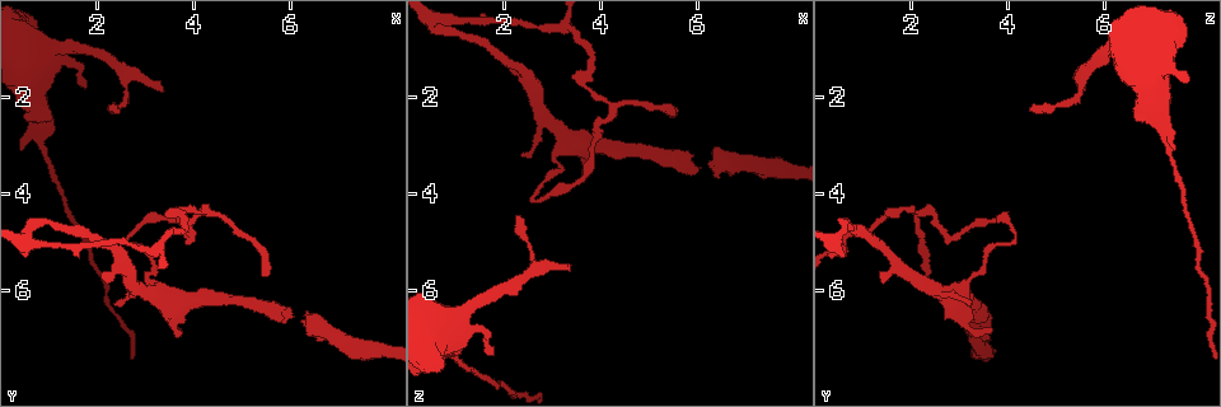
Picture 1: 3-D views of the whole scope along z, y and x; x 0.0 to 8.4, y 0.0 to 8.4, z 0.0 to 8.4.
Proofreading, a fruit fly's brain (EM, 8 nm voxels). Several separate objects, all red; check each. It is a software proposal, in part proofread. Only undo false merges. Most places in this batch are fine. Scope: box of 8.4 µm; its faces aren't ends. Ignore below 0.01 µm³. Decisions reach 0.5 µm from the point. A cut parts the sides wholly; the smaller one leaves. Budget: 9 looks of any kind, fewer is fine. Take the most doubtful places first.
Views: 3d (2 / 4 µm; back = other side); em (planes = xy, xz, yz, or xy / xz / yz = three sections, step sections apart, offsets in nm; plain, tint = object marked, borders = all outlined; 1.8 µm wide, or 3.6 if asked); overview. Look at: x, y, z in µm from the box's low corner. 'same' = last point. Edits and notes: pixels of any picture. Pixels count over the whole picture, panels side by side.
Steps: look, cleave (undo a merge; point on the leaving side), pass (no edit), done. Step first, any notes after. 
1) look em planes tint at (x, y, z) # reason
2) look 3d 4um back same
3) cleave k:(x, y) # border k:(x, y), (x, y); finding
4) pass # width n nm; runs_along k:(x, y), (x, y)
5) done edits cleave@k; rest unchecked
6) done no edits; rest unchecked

look 3d 4um at (1.00, 1.20, 6.85) # sudden change in width

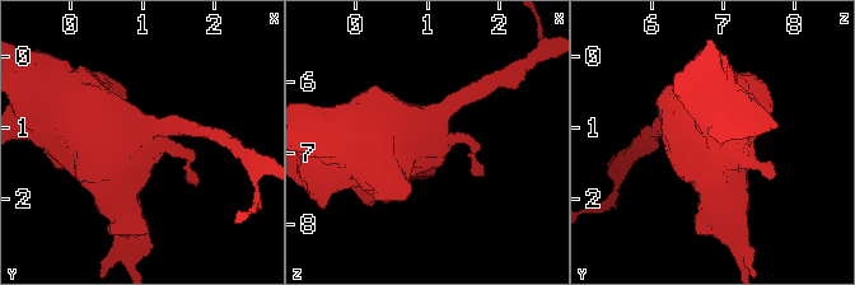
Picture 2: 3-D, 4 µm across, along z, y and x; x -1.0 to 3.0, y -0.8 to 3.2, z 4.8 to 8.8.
look em 3.6um planes tint at (0.95, 1.25, 6.85) # now the EM

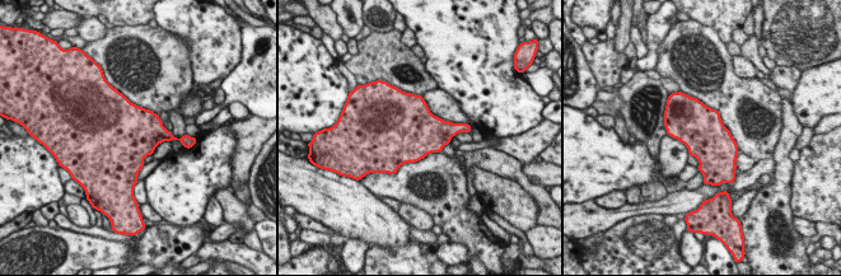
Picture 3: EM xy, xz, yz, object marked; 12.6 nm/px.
pass # one cell here

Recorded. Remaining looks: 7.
look 3d 4um at (2.80, 4.75, 4.15) # sharp bend

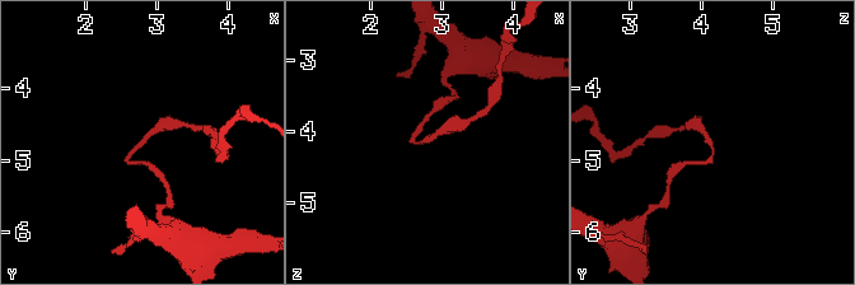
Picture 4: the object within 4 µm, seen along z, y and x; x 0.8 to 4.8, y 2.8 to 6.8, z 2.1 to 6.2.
look em xz step 8 borders at (2.80, 4.80, 4.15)

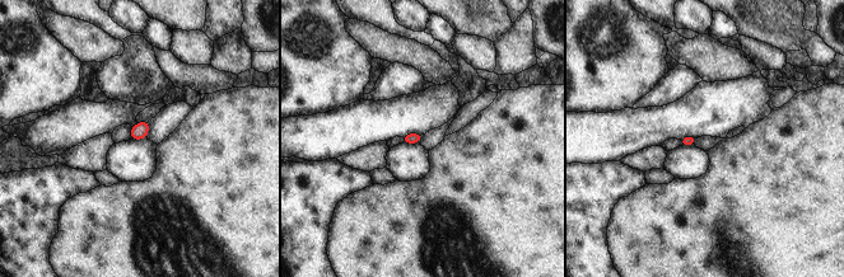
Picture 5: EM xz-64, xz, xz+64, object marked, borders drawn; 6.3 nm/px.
look em planes borders same

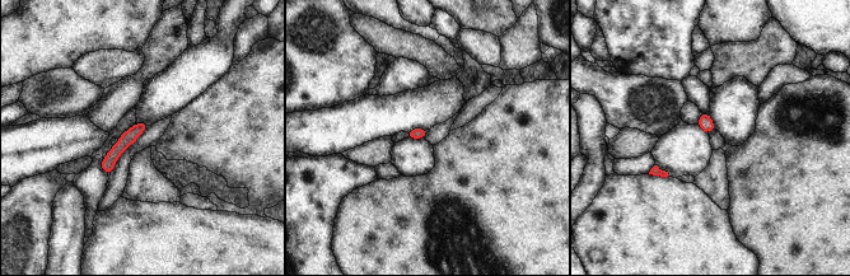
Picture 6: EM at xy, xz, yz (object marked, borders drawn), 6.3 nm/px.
pass # width 60 nm; runs_along 6:(143, 125), (115, 151), (104, 167); continuous, no second cell

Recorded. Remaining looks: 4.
look em planes tint at (3.55, 6.25, 2.95) # three arms meet

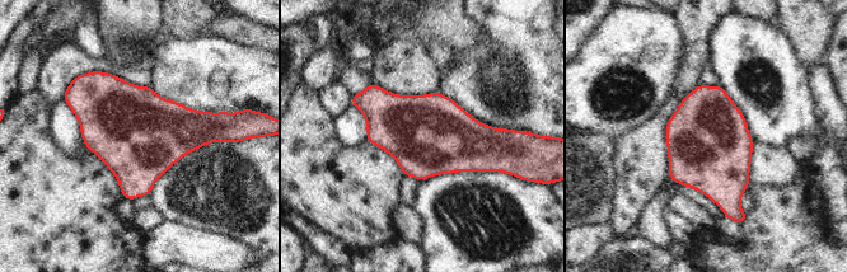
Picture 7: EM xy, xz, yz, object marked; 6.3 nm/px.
pass # one cell here

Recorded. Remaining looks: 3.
look em planes tint at (2.55, 5.50, 1.75) # branch point

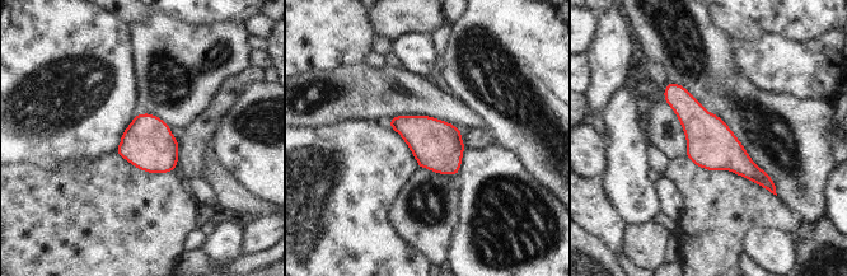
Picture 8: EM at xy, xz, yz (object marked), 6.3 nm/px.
pass # runs_along 8:(672, 85), (686, 107), (771, 187); one cell here

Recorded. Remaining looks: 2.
done no edits; rest unchecked

